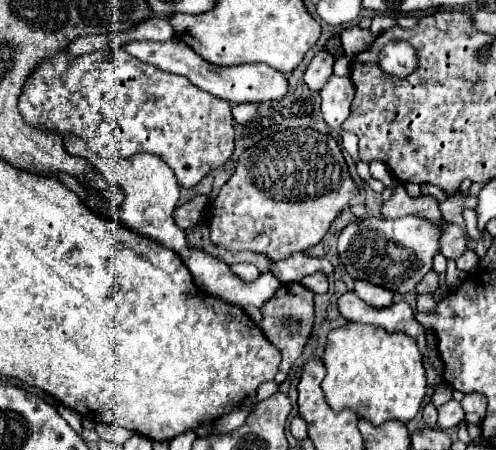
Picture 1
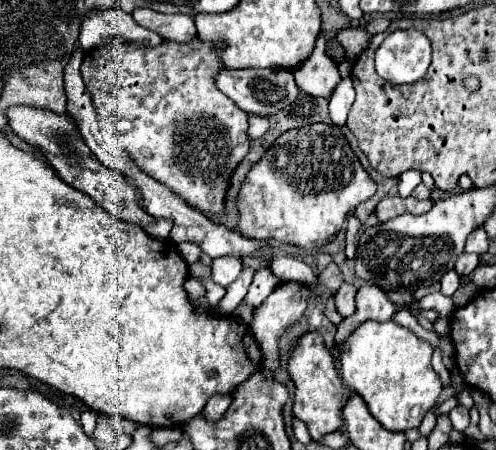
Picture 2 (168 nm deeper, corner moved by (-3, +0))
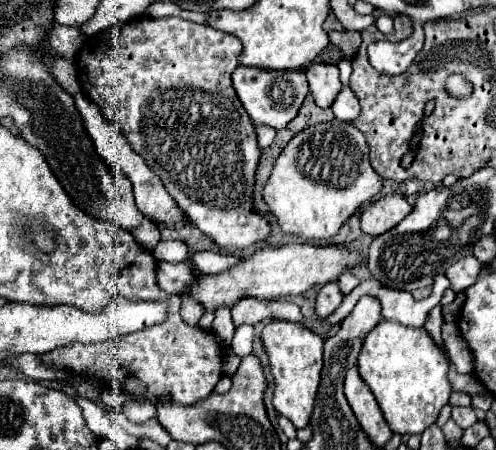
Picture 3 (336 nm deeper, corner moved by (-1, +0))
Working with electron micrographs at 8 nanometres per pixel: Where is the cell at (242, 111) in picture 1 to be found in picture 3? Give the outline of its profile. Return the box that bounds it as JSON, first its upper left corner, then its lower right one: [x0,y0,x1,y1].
[255,128,277,148]

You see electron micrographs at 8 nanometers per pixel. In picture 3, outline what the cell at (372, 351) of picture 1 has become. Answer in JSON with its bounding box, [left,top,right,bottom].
[357,320,451,434]

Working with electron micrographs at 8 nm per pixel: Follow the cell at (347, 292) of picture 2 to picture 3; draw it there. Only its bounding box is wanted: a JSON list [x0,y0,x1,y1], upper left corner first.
[315,284,343,318]

